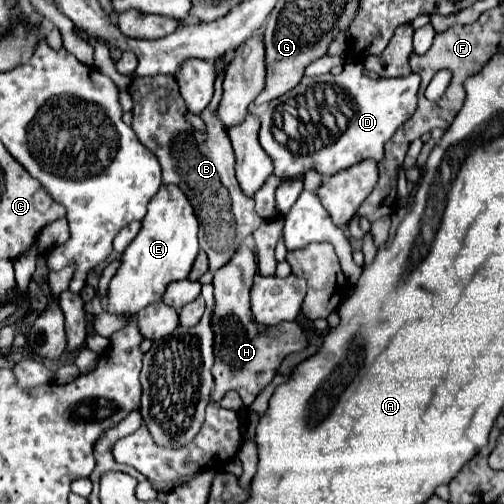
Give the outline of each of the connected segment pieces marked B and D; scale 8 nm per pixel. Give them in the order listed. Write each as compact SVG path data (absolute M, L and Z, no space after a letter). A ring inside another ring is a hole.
M132 73L128 93L134 101L132 129L136 137L158 157L162 165L162 185L180 187L192 203L200 223L200 247L208 255L210 269L220 269L230 261L232 253L236 253L244 237L252 235L262 223L260 215L254 211L254 199L244 197L242 189L238 187L234 177L232 145L228 141L226 129L216 117L216 109L222 97L222 77L216 81L216 91L208 103L208 109L198 115L204 121L206 131L198 131L186 121L188 109L172 75L138 77Z
M346 63L344 71L340 75L322 75L316 77L314 83L328 83L332 85L332 91L336 93L336 101L330 101L330 137L326 145L316 151L314 155L294 155L286 145L280 145L272 137L272 113L276 103L268 107L260 115L260 145L262 149L274 159L274 175L280 177L282 181L286 179L296 179L304 175L308 169L318 171L320 175L336 175L342 169L348 169L364 159L374 159L380 161L384 157L384 143L394 135L398 127L402 127L412 113L416 111L418 103L418 87L420 87L420 77L416 73L408 77L398 77L398 79L370 79L364 73L362 63Z

